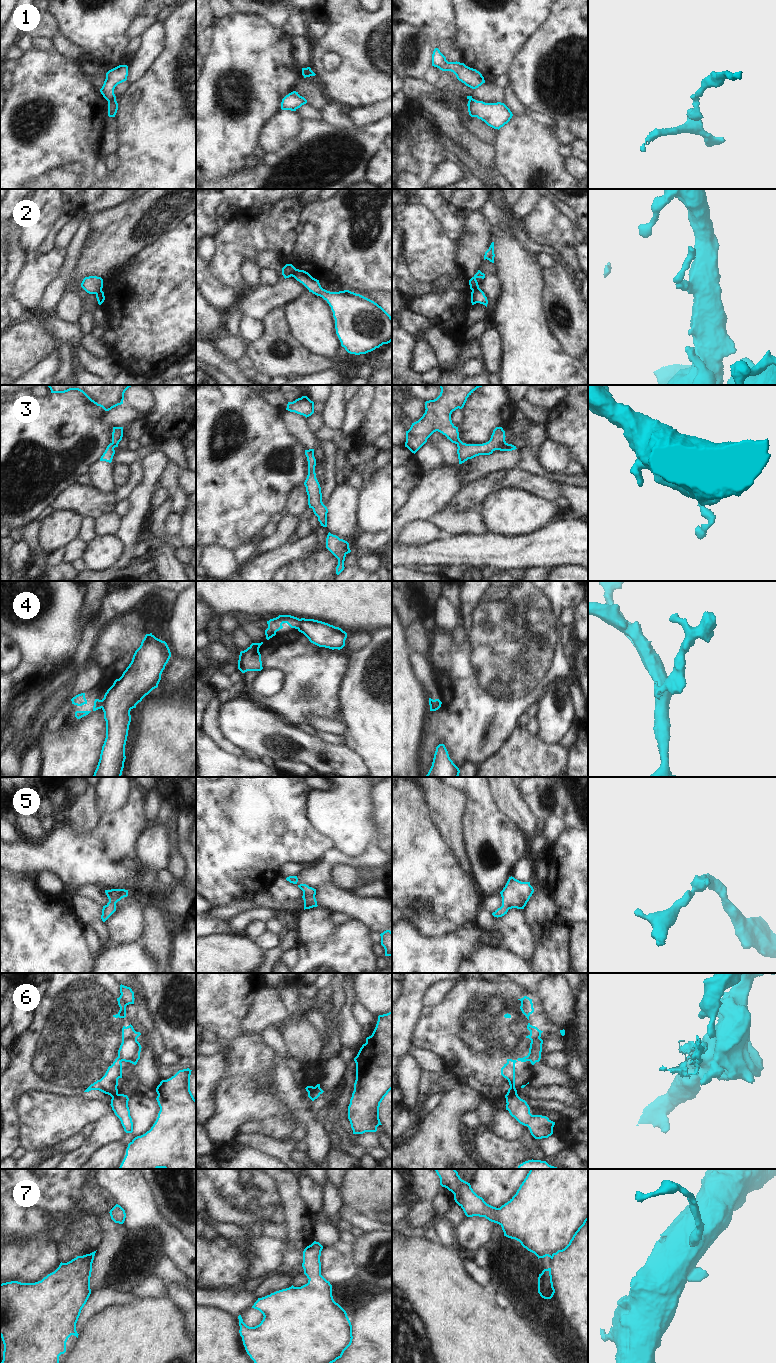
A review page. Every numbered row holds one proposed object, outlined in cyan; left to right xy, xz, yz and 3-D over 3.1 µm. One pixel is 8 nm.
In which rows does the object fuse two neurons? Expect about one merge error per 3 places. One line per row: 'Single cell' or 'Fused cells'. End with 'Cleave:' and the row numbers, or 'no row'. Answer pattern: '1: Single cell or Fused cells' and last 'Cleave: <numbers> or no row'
1: Fused cells
2: Fused cells
3: Single cell
4: Fused cells
5: Single cell
6: Fused cells
7: Single cell
Cleave: 1, 2, 4, 6.

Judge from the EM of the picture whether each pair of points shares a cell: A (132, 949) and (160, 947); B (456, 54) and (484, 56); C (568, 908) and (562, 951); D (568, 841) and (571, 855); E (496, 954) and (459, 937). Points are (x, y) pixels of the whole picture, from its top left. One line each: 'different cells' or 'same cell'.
A: different cells
B: different cells
C: different cells
D: same cell
E: different cells

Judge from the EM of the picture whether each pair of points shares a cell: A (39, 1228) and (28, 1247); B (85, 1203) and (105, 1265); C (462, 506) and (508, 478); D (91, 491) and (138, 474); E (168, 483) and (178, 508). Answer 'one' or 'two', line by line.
A: two
B: two
C: one
D: one
E: one

